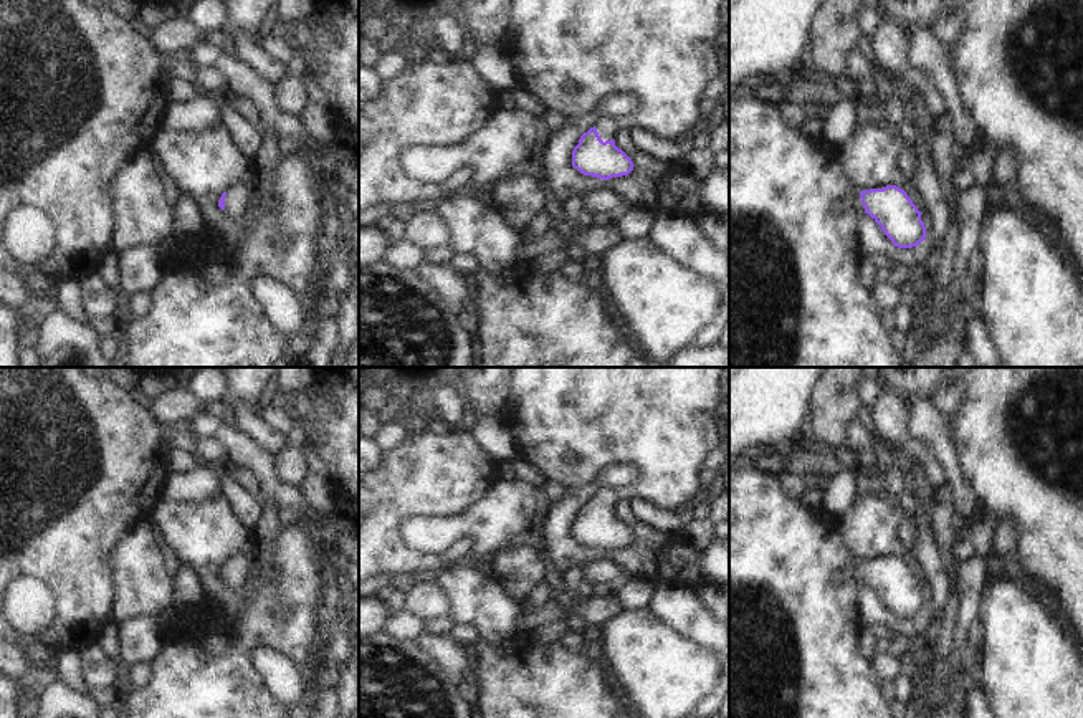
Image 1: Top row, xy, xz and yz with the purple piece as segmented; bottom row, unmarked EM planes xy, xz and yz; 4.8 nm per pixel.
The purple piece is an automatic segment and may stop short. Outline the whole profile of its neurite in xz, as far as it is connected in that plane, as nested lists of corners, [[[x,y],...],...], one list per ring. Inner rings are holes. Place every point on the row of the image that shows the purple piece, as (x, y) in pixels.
[[[513,0],[509,10],[509,25],[501,36],[498,48],[504,58],[511,63],[514,74],[518,76],[516,93],[534,109],[552,109],[562,116],[582,116],[595,112],[599,103],[613,93],[627,93],[638,99],[638,106],[625,116],[595,116],[595,126],[584,132],[579,144],[572,151],[572,167],[584,175],[599,177],[608,180],[612,177],[628,175],[633,170],[632,159],[615,146],[615,134],[622,129],[640,126],[650,129],[653,134],[675,141],[698,119],[698,101],[706,83],[718,74],[718,58],[711,46],[713,38],[719,31],[721,0]]]

